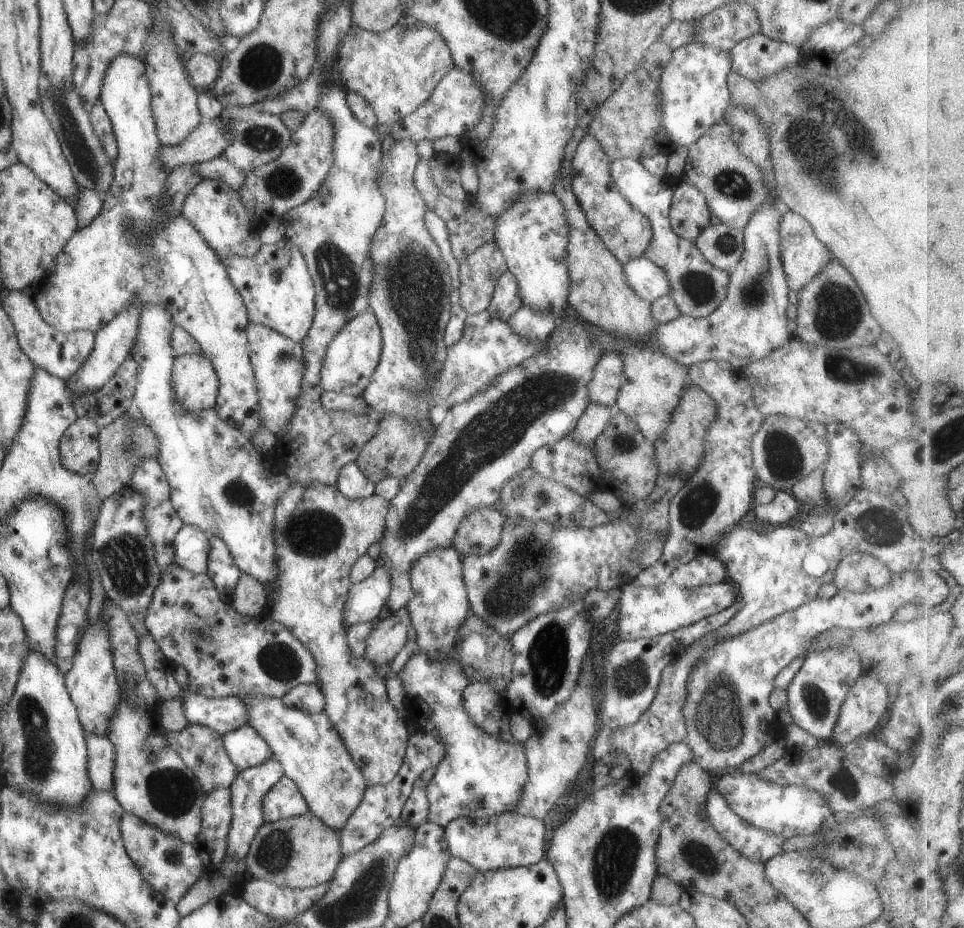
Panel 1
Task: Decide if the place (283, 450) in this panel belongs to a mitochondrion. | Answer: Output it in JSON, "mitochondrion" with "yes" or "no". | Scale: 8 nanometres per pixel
{"mitochondrion":"no"}

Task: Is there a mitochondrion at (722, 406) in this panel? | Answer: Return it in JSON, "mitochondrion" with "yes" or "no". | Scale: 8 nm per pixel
{"mitochondrion":"no"}

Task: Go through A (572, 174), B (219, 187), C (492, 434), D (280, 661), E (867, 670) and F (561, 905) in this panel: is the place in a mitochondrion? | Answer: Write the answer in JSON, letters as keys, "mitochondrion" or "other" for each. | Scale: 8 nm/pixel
{"A":"other","B":"other","C":"mitochondrion","D":"mitochondrion","E":"other","F":"other"}

